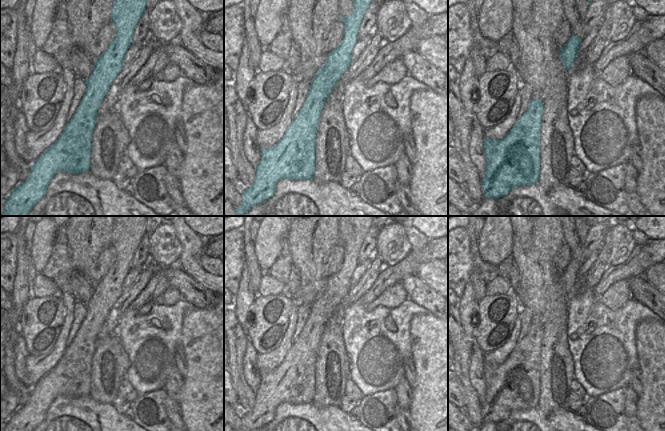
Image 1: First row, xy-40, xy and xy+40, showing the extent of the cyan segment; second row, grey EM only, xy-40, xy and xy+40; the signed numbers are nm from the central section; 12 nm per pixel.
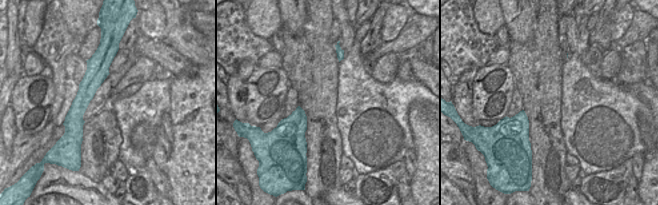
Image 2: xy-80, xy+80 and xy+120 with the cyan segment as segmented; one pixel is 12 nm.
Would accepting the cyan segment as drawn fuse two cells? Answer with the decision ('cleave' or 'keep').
cleave

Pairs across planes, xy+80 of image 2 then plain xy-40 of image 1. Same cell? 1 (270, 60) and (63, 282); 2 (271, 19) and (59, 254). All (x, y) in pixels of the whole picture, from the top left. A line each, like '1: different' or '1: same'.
1: different
2: different

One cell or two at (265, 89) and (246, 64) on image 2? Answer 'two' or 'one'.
two

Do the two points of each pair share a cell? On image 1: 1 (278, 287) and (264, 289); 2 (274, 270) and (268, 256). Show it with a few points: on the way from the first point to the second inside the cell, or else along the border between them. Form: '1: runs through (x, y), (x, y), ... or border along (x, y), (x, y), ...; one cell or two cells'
1: runs through (275, 287), (267, 287); one cell
2: border along (282, 244), (278, 257), (267, 270); two cells

